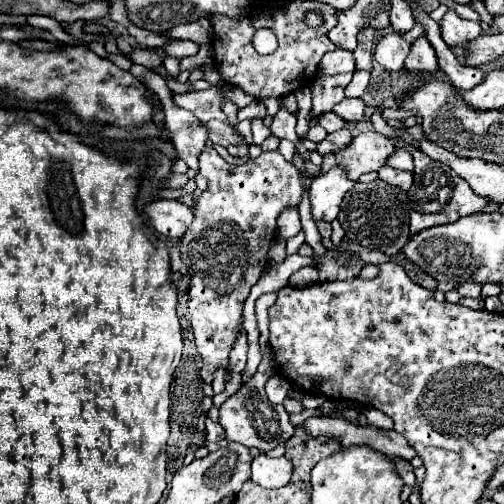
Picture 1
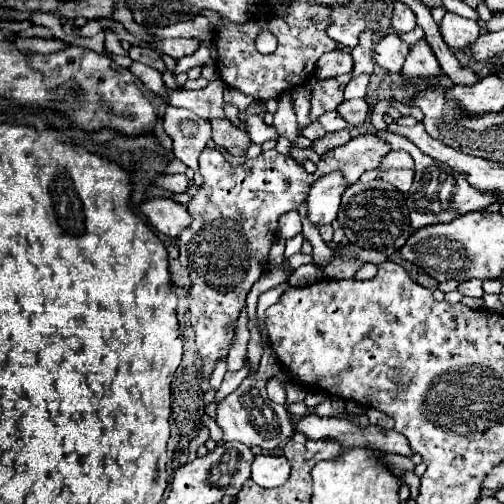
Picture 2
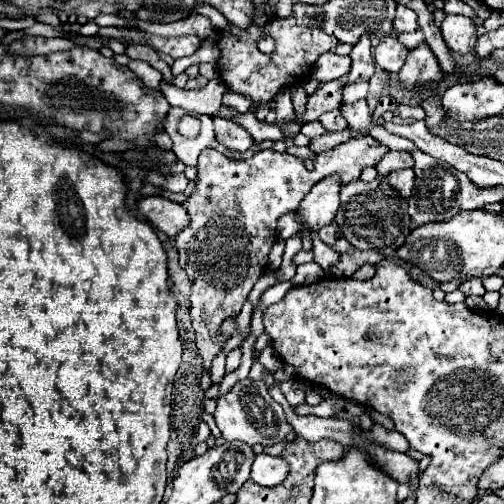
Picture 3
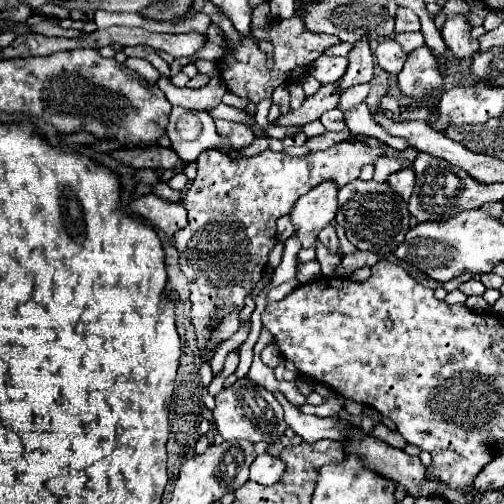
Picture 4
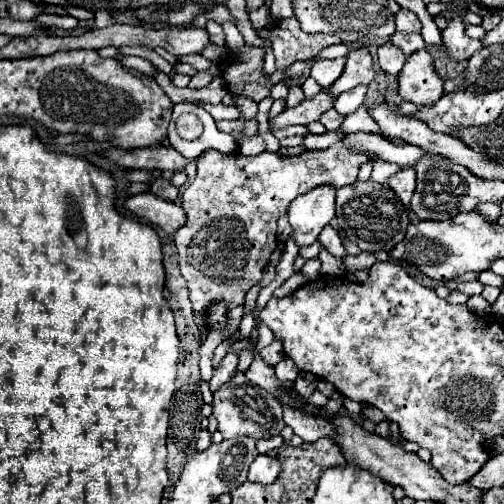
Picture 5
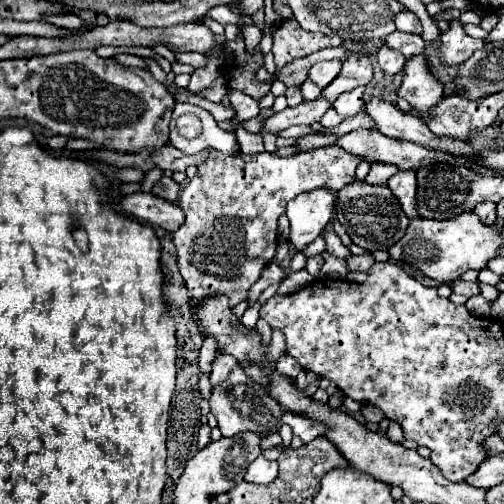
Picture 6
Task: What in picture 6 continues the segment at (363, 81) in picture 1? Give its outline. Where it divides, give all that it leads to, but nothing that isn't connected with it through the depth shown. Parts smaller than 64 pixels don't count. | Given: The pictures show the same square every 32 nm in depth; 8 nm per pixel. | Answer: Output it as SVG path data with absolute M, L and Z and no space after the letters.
M364 86L354 88L352 92L344 92L342 96L336 98L336 102L332 106L342 118L350 118L350 116L358 114L364 108Z

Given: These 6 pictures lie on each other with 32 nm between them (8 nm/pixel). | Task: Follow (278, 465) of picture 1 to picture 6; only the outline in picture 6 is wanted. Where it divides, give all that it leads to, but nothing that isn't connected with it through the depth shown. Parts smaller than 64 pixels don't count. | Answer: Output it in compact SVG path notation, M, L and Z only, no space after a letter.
M258 456L248 472L246 472L246 482L254 482L254 484L270 484L274 478L278 476L278 462L272 462L264 456Z

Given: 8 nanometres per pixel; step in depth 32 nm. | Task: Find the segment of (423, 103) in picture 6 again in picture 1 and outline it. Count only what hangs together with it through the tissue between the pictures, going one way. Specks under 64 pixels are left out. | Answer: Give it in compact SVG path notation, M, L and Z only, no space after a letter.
M422 34L420 38L416 38L416 42L412 44L412 50L406 58L406 64L404 64L408 70L416 72L416 70L422 70L422 72L436 72L438 70L438 58L436 58L436 52L432 48L432 44L428 42L428 38Z

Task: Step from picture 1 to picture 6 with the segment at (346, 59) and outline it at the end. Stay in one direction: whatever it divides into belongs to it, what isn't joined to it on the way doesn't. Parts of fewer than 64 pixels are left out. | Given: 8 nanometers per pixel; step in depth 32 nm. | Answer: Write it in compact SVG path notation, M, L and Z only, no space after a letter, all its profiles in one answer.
M330 60L330 62L318 62L310 68L308 78L312 82L316 82L320 88L326 88L338 74L342 68L342 60Z

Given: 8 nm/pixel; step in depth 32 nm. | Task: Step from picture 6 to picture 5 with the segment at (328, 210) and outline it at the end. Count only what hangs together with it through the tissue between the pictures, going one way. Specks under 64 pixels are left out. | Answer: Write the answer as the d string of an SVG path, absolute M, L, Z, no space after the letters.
M330 184L318 186L290 204L288 218L294 228L292 238L298 246L310 246L318 240L320 230L334 218L334 208L336 188Z

